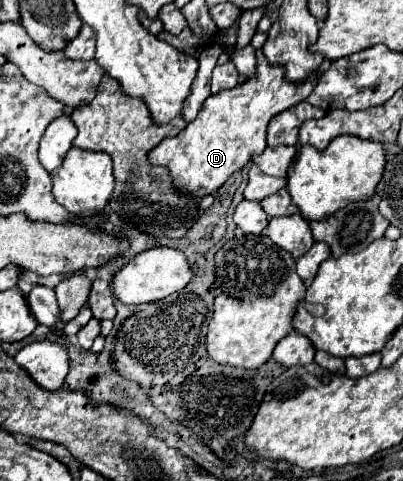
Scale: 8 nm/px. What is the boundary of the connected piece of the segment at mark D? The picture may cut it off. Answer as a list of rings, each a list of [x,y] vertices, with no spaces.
[[[262,51],[256,53],[258,65],[254,77],[234,89],[210,95],[198,117],[188,123],[184,131],[176,137],[164,139],[148,155],[152,165],[164,165],[170,169],[176,187],[186,195],[200,199],[218,191],[232,173],[250,161],[252,155],[266,149],[266,127],[270,119],[304,101],[318,83],[318,75],[312,75],[312,79],[306,79],[304,83],[288,83],[288,79],[284,79],[284,67],[272,67]]]

